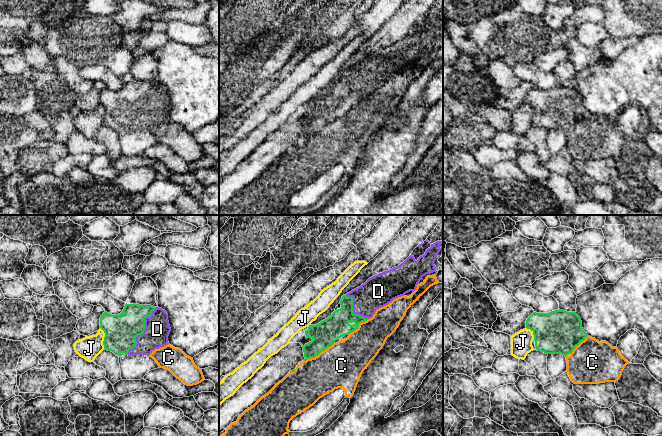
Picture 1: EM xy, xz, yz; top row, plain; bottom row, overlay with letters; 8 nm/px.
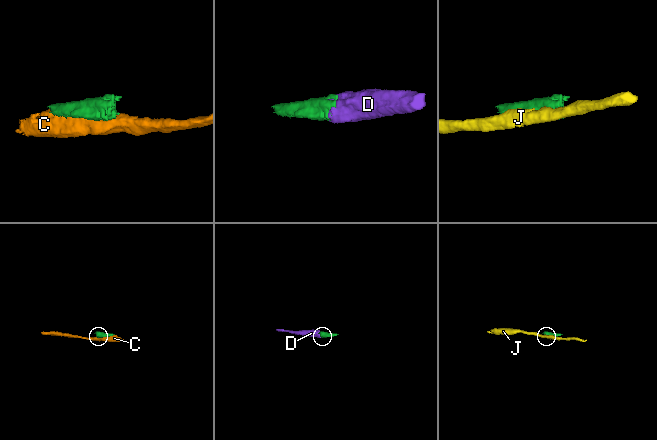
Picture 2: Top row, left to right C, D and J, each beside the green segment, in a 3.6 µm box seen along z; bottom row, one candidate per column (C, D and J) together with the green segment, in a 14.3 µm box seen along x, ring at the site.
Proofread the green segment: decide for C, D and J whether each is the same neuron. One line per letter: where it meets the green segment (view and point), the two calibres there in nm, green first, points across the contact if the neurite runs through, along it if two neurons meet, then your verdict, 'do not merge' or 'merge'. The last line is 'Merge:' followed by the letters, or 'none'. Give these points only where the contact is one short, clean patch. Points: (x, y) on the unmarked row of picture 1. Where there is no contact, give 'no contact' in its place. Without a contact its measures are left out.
C: meets green in xz at (319, 129); 200 nm thick on the green side, 360 nm on the other; do not merge
D: meets green in xy at (144, 106); 260 nm thick on the green side, 200 nm on the other; merge
J: meets green in xy at (104, 114); 260 nm thick on the green side, 180 nm on the other; do not merge
Merge: D

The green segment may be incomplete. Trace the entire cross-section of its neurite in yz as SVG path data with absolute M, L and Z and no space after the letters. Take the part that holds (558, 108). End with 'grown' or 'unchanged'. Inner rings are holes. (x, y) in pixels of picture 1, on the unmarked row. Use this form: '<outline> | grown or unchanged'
M555 86L533 88L526 96L526 104L534 111L537 127L567 132L588 112L576 88Z | unchanged

